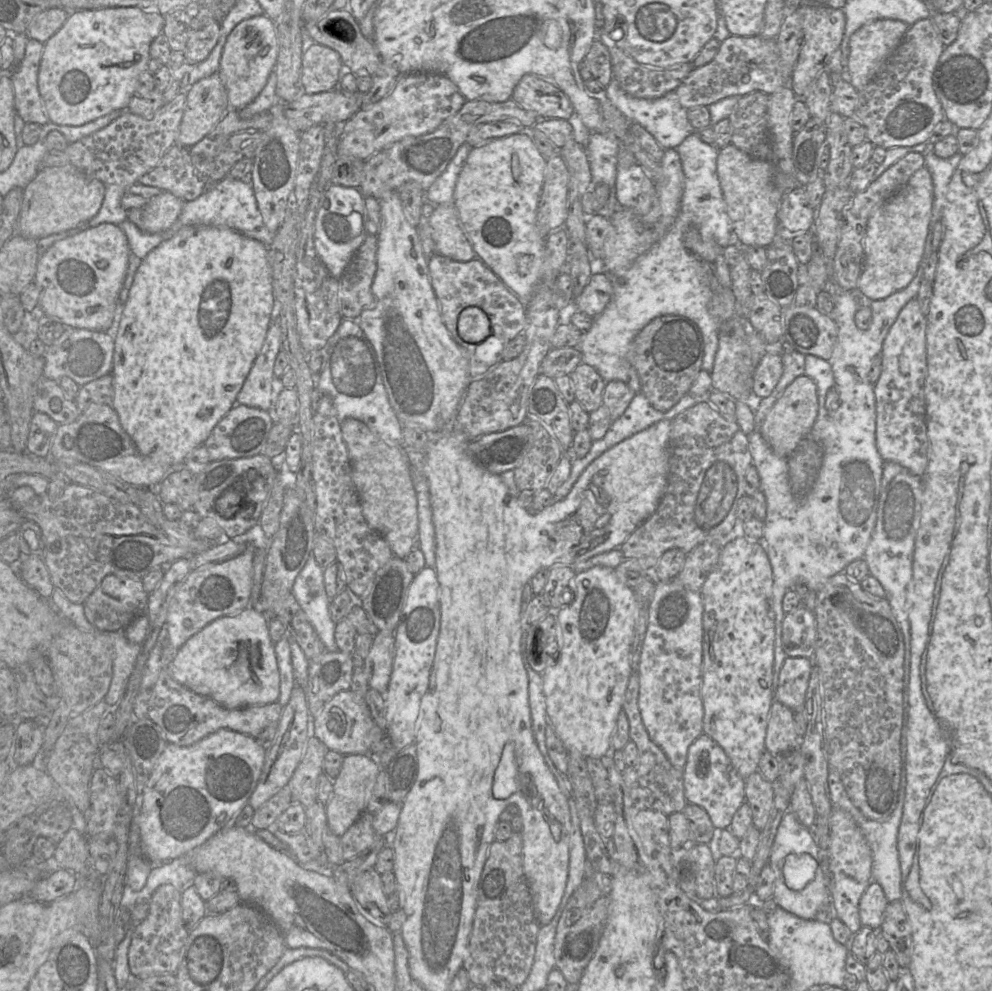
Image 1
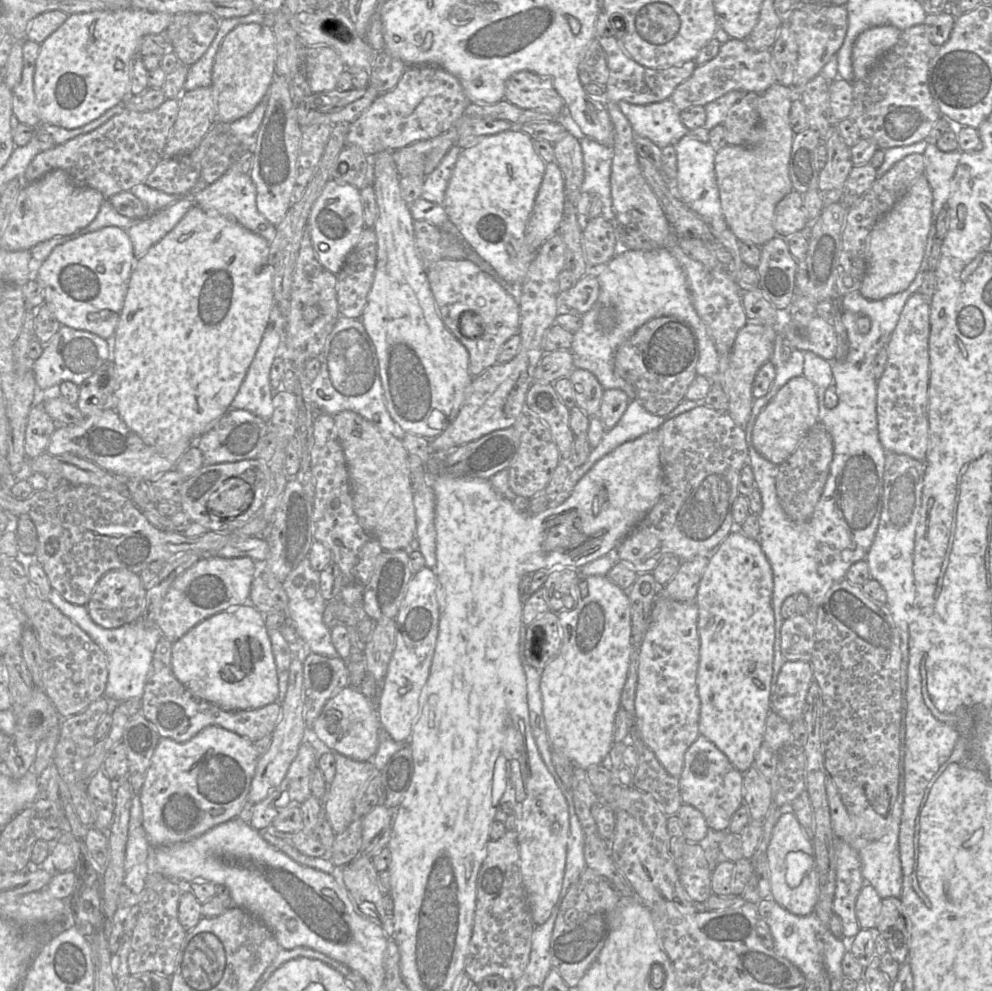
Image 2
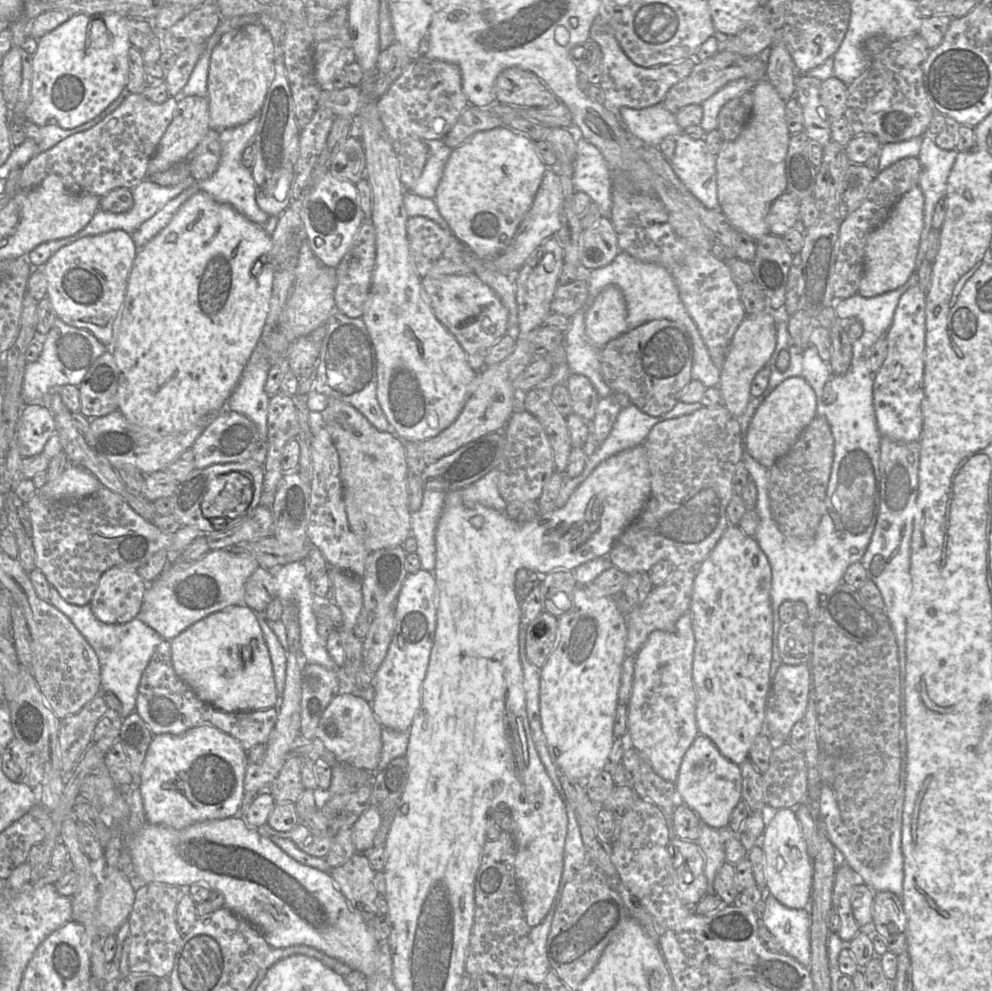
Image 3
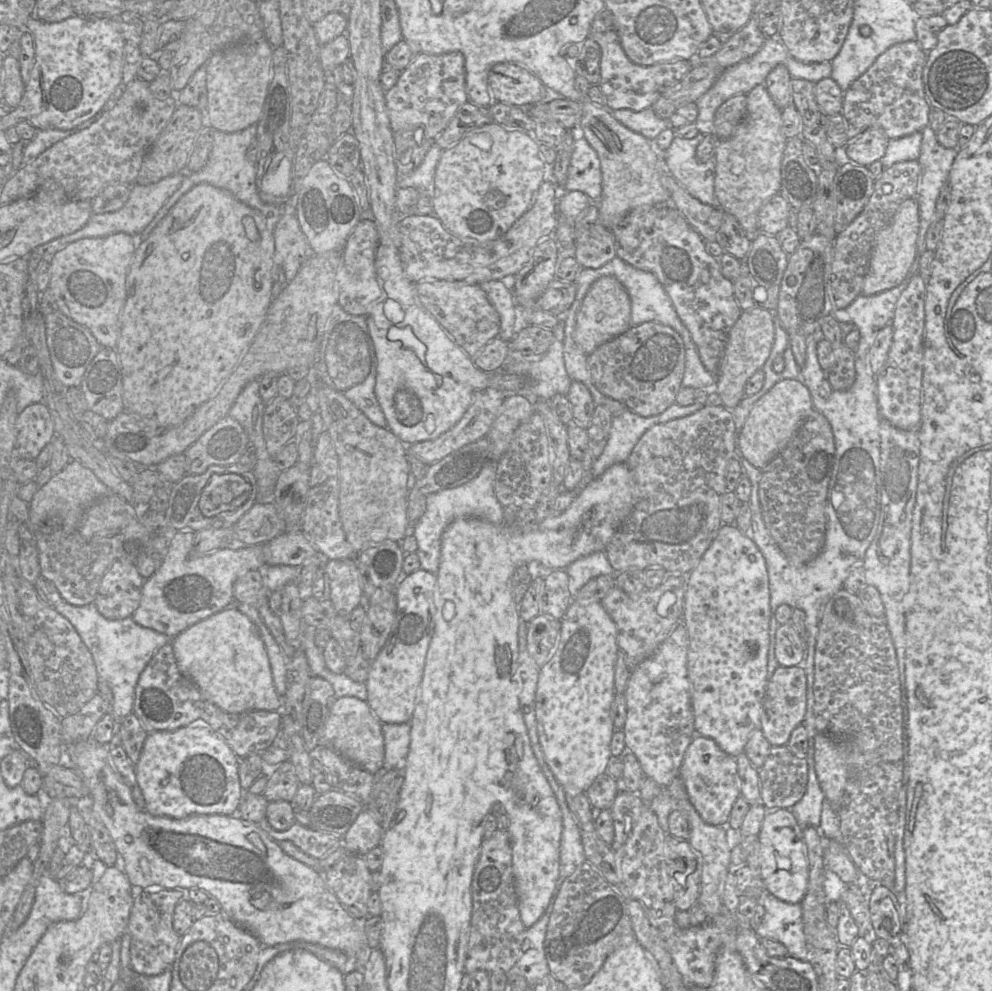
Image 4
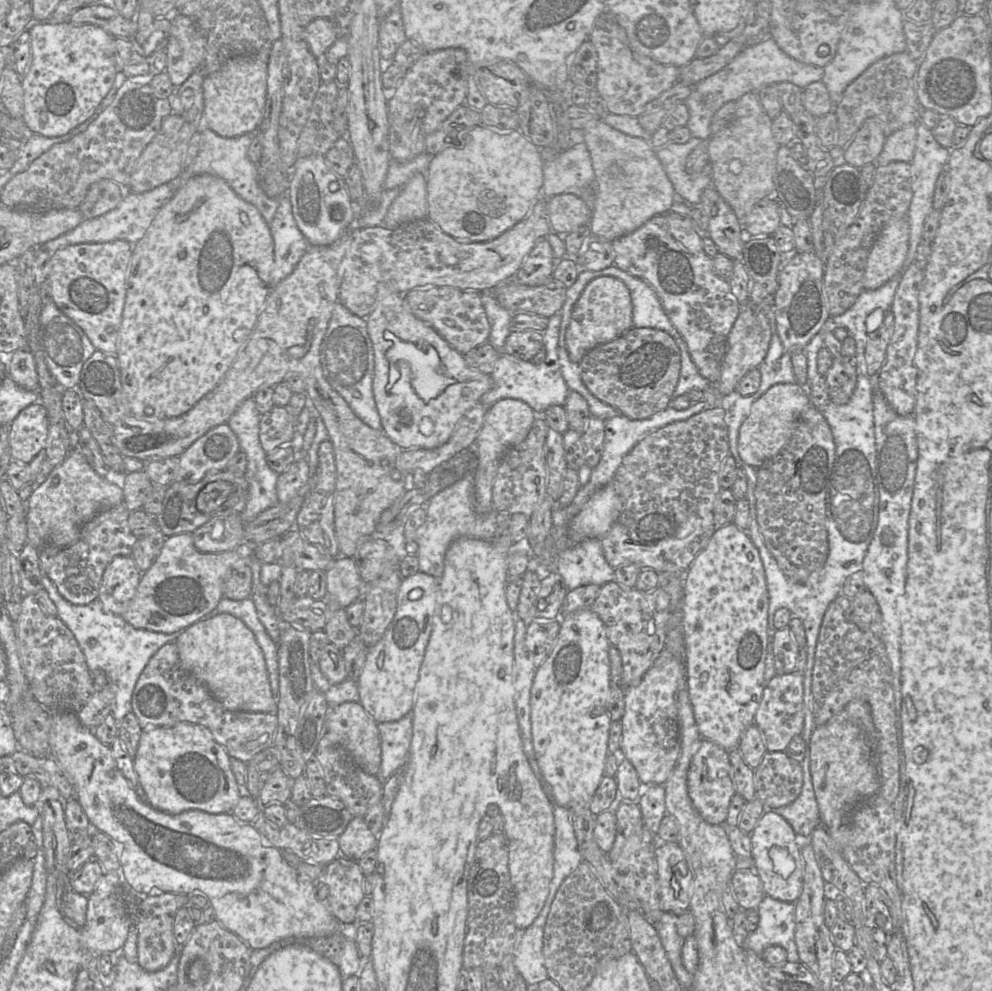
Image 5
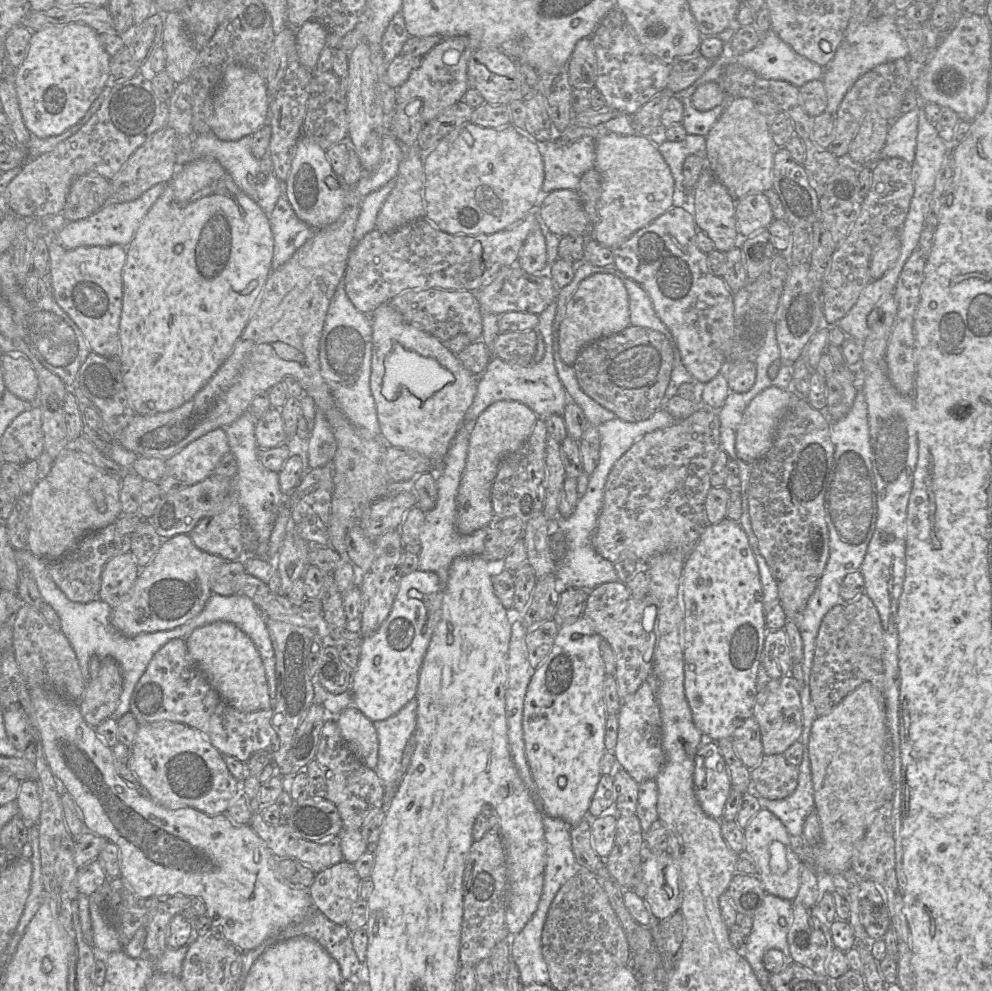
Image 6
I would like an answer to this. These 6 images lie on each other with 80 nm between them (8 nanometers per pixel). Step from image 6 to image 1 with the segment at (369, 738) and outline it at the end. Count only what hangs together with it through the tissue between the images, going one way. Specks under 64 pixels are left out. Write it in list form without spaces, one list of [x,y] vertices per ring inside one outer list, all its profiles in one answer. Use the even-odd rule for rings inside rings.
[[[342,690],[326,702],[321,712],[314,717],[314,736],[317,737],[328,750],[342,755],[368,754],[369,733],[377,725],[371,716],[365,702],[353,691]]]

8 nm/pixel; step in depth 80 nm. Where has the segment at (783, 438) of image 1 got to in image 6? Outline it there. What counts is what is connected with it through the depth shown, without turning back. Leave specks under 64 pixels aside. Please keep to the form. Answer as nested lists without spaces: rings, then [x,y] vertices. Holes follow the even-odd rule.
[[[770,387],[759,393],[745,410],[742,423],[736,435],[736,452],[740,459],[755,464],[772,447],[778,423],[793,403],[794,391]]]

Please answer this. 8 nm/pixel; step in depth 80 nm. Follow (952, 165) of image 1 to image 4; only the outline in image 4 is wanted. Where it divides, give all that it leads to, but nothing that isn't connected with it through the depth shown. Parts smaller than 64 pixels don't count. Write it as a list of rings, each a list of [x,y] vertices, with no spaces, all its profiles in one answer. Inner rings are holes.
[[[929,126],[922,129],[922,143],[918,158],[920,180],[917,192],[919,255],[926,250],[926,233],[934,218],[939,193],[944,185],[949,185],[950,171],[956,159],[957,150],[942,146],[937,140],[936,133]]]

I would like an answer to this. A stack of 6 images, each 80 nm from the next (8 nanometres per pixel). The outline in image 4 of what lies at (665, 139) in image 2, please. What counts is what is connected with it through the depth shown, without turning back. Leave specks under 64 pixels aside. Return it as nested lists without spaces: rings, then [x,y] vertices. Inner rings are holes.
[[[651,107],[639,112],[618,109],[612,111],[612,115],[625,127],[650,141],[654,141],[663,130],[670,126],[669,120],[658,117]]]

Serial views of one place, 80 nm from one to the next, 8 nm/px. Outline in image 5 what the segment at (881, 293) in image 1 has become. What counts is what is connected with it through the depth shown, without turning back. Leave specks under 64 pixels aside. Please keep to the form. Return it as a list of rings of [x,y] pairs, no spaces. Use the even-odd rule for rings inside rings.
[[[902,217],[884,227],[876,238],[868,256],[863,287],[874,290],[894,277],[907,257],[910,225]]]

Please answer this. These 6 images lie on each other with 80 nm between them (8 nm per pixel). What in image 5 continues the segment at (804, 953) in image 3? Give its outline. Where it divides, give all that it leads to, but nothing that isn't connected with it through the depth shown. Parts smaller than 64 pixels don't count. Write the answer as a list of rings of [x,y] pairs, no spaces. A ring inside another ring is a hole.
[[[766,895],[759,904],[758,913],[758,926],[741,947],[762,955],[768,946],[779,945],[786,950],[787,961],[800,961],[795,943],[795,903]]]

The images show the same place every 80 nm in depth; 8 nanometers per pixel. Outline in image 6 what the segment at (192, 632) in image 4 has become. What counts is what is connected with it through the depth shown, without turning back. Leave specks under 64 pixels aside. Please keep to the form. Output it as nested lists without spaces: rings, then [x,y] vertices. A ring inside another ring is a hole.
[[[214,622],[195,629],[186,639],[190,655],[211,686],[229,706],[243,712],[271,709],[265,668],[253,641],[234,624]]]

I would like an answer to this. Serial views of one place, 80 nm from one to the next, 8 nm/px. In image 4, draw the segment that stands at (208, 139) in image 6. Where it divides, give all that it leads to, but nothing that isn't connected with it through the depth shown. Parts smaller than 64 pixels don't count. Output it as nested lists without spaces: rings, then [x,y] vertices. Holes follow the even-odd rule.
[[[257,124],[234,133],[225,133],[213,130],[213,146],[206,166],[195,173],[185,173],[180,187],[166,201],[151,223],[142,232],[142,237],[148,236],[156,225],[167,215],[170,209],[177,201],[187,193],[192,187],[201,183],[208,183],[214,187],[221,188],[230,192],[235,198],[242,203],[254,208],[262,213],[266,219],[269,229],[274,230],[276,224],[282,216],[282,206],[277,204],[266,203],[261,200],[256,185],[257,164],[249,162],[246,153],[249,145],[256,139]]]

